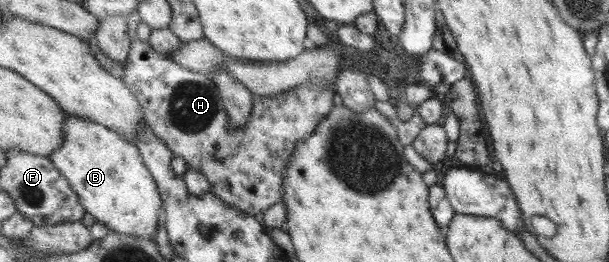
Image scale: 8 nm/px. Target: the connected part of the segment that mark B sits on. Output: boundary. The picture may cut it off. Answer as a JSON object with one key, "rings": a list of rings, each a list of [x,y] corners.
{"rings":[[[66,113],[66,139],[62,147],[54,151],[51,159],[61,169],[62,173],[70,179],[74,189],[81,196],[82,204],[88,213],[97,221],[112,227],[114,231],[122,234],[138,235],[156,239],[160,221],[164,217],[165,200],[162,198],[156,178],[145,163],[141,148],[118,131],[82,117]]]}

